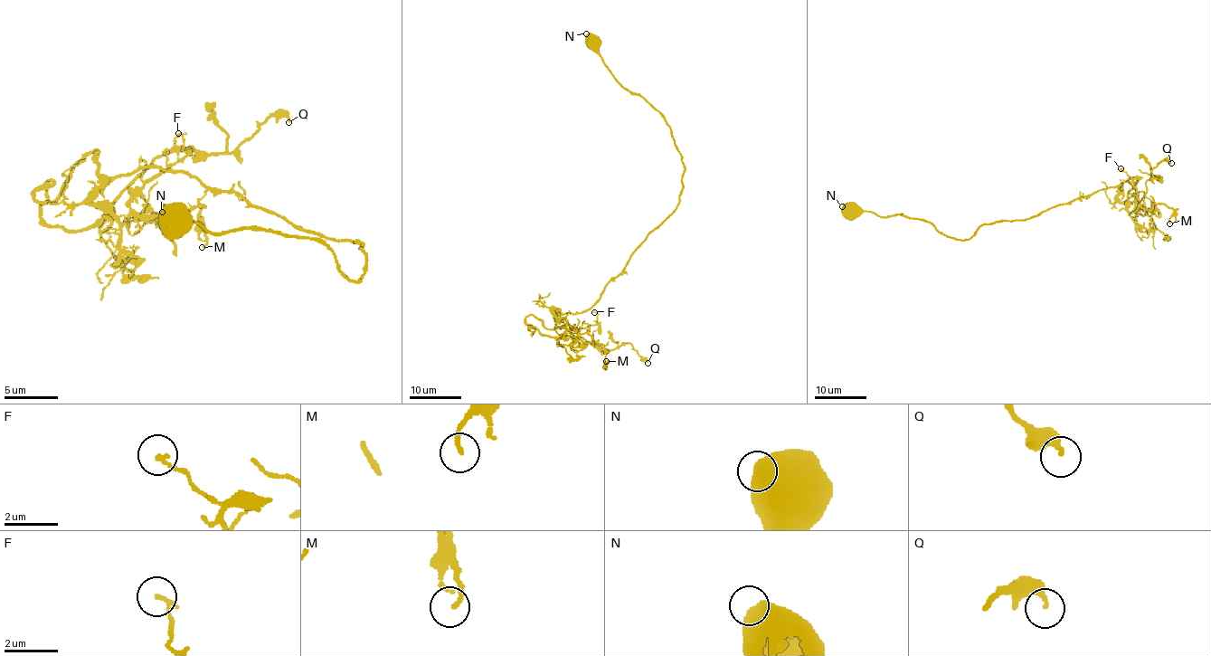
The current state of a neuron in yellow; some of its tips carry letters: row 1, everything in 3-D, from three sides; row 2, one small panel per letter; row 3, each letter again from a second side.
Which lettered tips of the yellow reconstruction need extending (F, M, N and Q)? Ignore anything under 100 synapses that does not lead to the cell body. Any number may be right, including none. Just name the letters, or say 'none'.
none

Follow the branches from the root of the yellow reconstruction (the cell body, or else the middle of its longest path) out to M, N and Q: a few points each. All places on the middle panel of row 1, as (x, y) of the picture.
M: (609, 283), (602, 295), (580, 313), (553, 310), (577, 333), (586, 333), (600, 343), (606, 366), (606, 361)
N: (609, 283), (621, 271), (632, 252), (676, 208), (684, 165), (665, 118), (614, 77), (586, 33)
Q: (609, 283), (553, 328), (525, 322), (602, 351), (629, 343), (648, 363)

